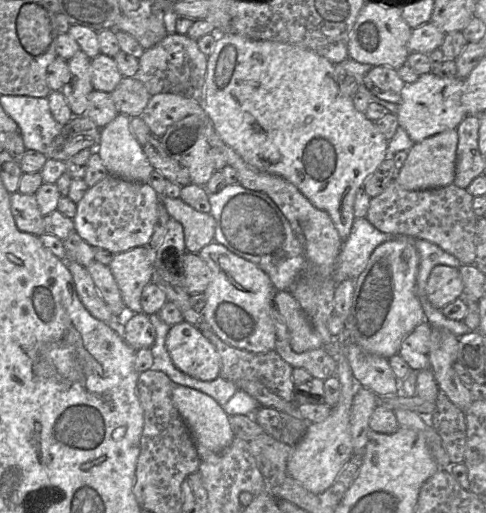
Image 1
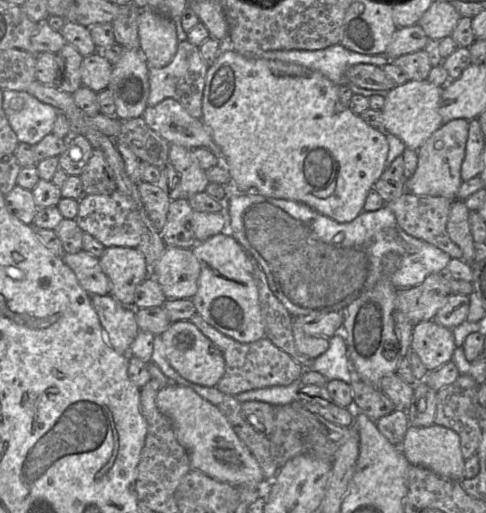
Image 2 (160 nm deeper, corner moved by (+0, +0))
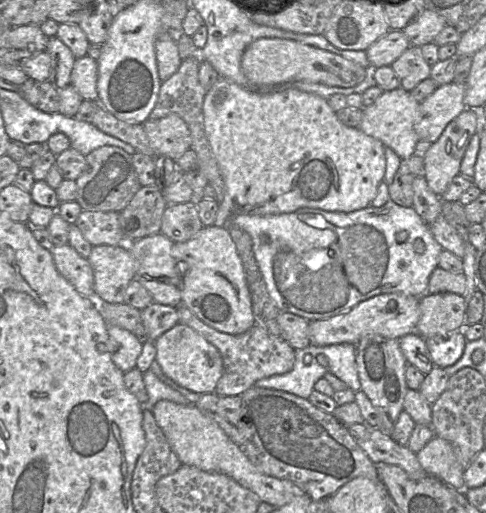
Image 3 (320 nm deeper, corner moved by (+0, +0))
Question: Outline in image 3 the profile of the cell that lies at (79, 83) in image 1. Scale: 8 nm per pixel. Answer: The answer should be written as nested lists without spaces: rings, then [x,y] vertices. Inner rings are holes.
[[[54,36],[49,38],[46,52],[51,57],[48,81],[57,89],[70,85],[70,75],[76,60],[72,51],[60,39]]]

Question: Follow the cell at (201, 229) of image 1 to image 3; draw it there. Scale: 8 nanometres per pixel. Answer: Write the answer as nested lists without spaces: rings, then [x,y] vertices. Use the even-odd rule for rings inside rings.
[[[219,77],[207,90],[202,107],[205,134],[216,158],[226,194],[214,225],[228,228],[235,215],[277,215],[301,208],[350,213],[371,205],[386,171],[385,146],[380,140],[348,127],[337,117],[328,99],[297,88],[257,94]]]

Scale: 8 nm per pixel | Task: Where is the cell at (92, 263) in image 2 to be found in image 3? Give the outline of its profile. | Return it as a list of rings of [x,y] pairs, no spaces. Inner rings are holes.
[[[69,244],[53,246],[49,250],[55,266],[76,291],[84,297],[94,298],[94,274],[87,258],[82,257]]]

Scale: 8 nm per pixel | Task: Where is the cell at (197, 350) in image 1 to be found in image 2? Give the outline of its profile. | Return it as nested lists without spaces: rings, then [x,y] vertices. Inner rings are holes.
[[[190,320],[173,322],[161,334],[166,358],[171,367],[186,380],[206,387],[216,387],[225,372],[221,350]]]

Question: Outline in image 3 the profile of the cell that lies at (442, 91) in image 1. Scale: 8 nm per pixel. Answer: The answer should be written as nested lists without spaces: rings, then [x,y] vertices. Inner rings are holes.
[[[398,87],[391,91],[383,91],[372,105],[363,107],[363,118],[359,129],[380,140],[385,147],[391,148],[401,160],[405,160],[422,150],[422,144],[416,133],[419,117],[420,102],[413,97],[410,91]]]

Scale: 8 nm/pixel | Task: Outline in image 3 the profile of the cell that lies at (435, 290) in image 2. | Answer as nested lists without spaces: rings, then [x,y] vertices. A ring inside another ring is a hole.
[[[402,293],[380,294],[360,302],[347,313],[328,319],[310,321],[310,345],[320,347],[342,343],[356,345],[368,334],[378,334],[385,338],[400,339],[407,334],[416,332],[420,318],[419,301],[420,297]]]

